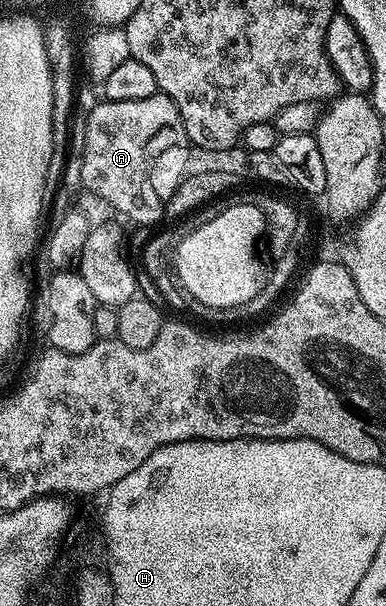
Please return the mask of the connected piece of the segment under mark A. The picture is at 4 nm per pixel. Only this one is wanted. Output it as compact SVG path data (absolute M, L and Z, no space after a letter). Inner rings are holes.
M161 92L148 96L148 100L99 101L87 117L84 133L82 185L91 190L102 202L119 210L126 218L150 226L166 218L166 205L176 188L186 177L184 164L191 148L180 112L167 94Z

